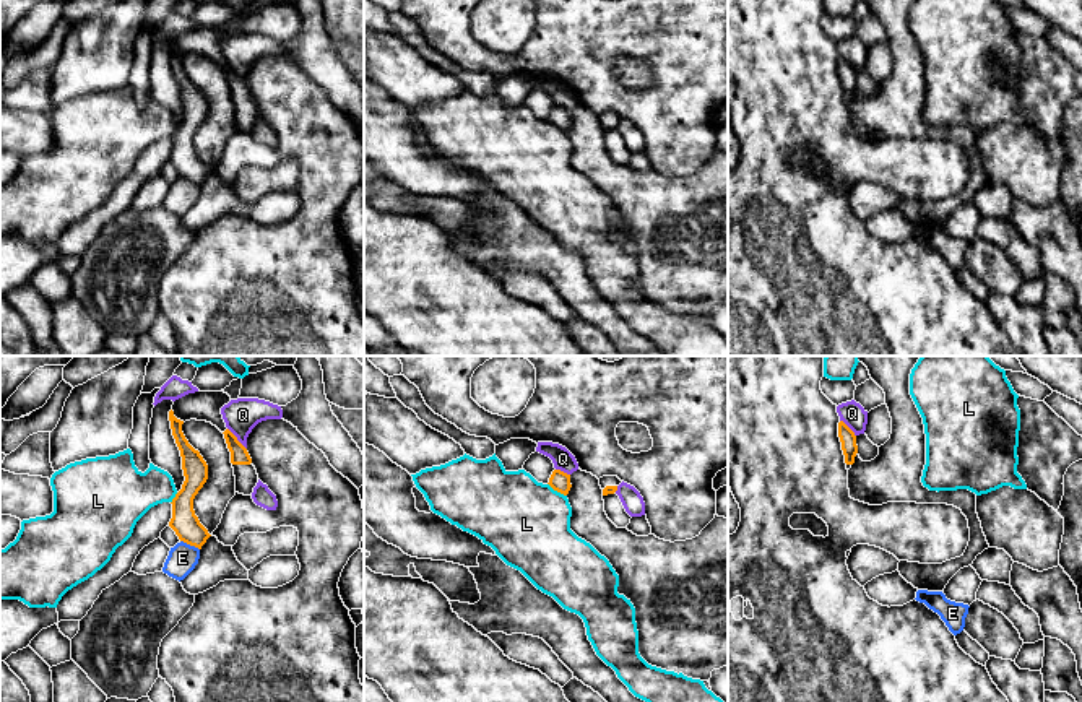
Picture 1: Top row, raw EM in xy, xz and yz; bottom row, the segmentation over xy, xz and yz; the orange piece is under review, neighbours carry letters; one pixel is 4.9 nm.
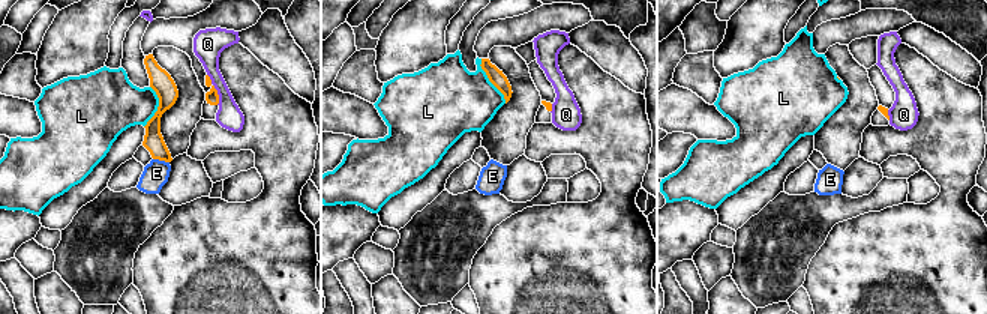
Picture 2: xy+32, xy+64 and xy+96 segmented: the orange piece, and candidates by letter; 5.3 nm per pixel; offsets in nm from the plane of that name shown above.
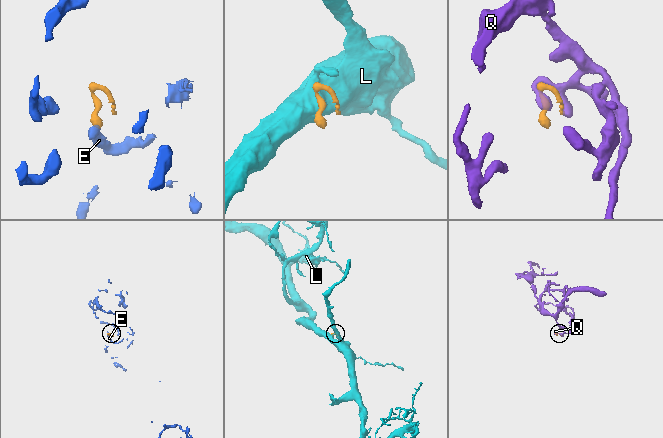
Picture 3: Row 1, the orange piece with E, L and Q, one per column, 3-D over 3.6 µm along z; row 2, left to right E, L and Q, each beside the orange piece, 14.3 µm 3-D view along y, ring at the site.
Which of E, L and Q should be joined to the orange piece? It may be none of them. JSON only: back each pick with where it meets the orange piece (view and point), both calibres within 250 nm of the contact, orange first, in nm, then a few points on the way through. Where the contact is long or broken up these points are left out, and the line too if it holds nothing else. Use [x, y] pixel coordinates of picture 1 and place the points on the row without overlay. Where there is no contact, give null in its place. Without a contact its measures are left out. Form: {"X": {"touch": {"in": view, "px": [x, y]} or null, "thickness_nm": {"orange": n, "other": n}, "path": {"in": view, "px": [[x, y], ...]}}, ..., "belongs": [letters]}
{"belongs": []}

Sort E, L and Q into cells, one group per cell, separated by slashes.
E / L / Q

